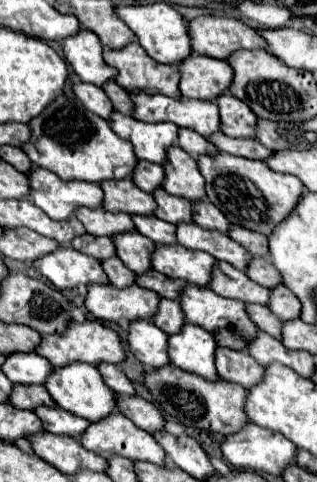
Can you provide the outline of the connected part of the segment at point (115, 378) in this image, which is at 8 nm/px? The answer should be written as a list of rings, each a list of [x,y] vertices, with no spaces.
[[[100,362],[98,372],[102,376],[102,380],[106,382],[106,386],[110,390],[114,390],[116,394],[134,394],[134,386],[130,384],[130,380],[126,378],[126,374],[116,366],[116,364],[108,364],[108,362]]]

